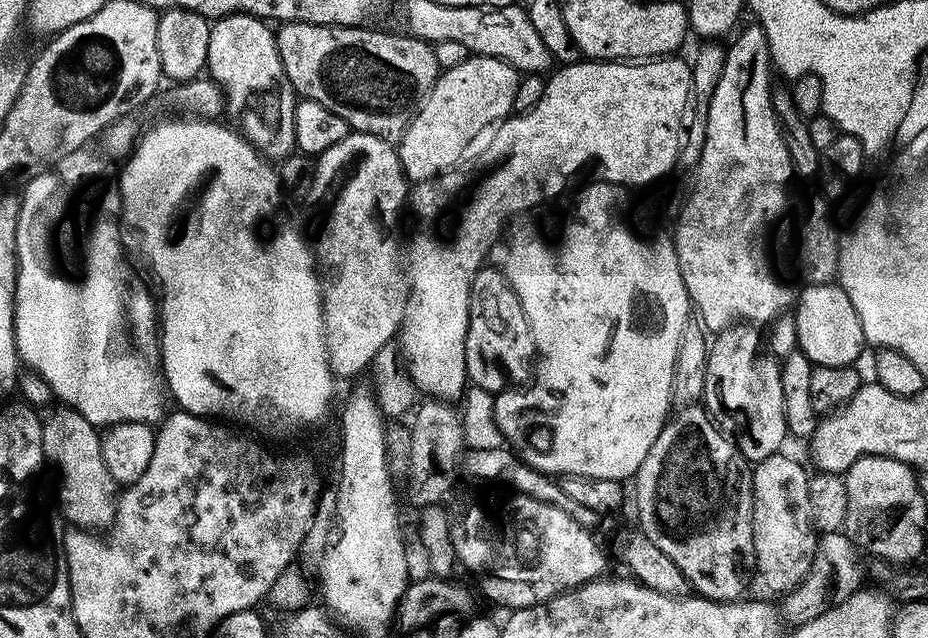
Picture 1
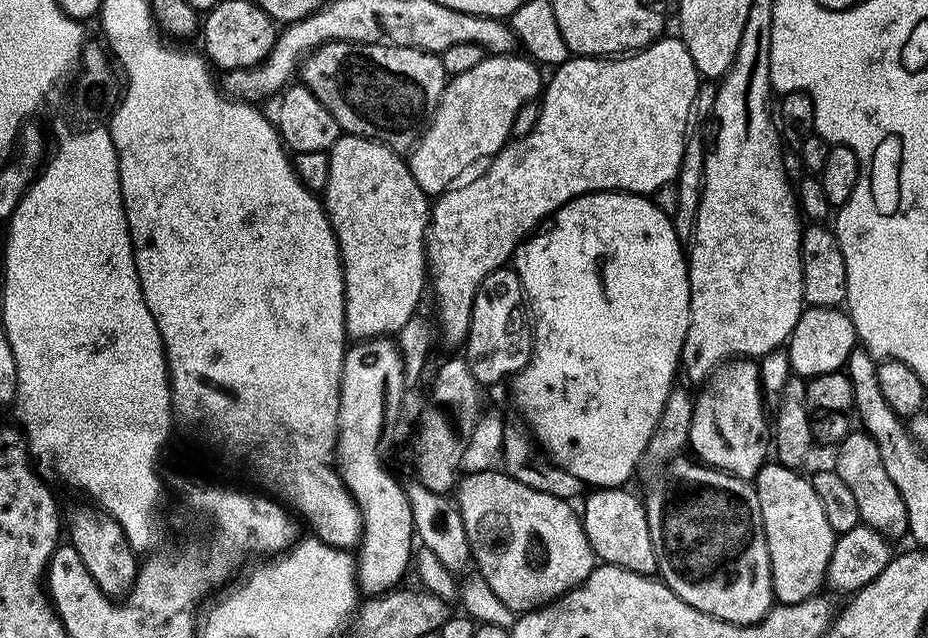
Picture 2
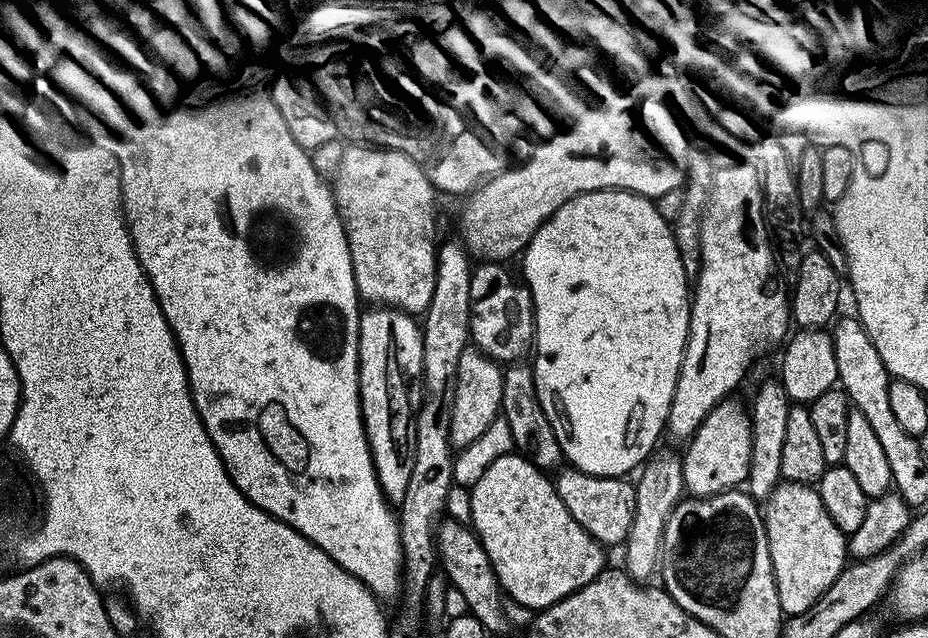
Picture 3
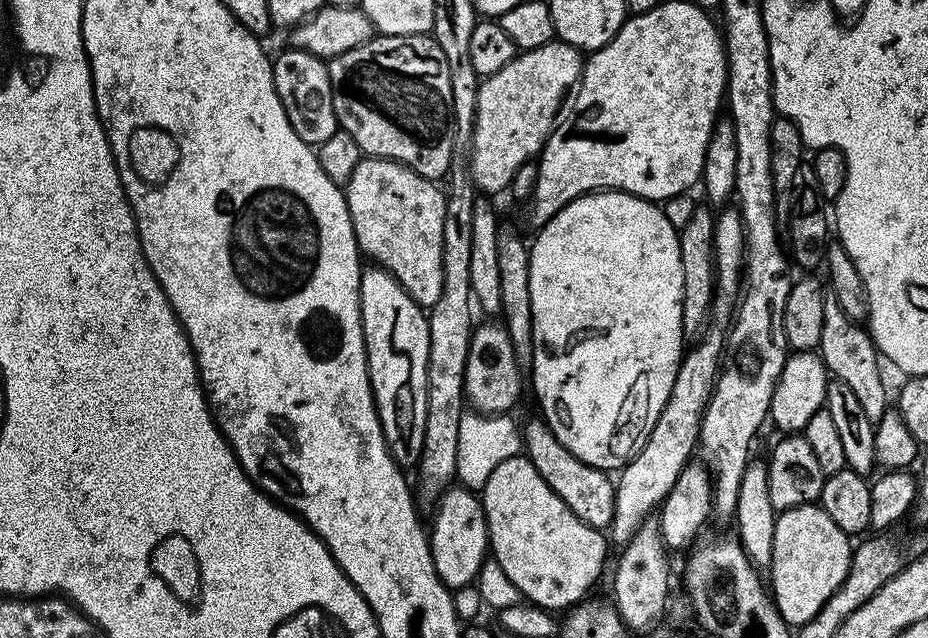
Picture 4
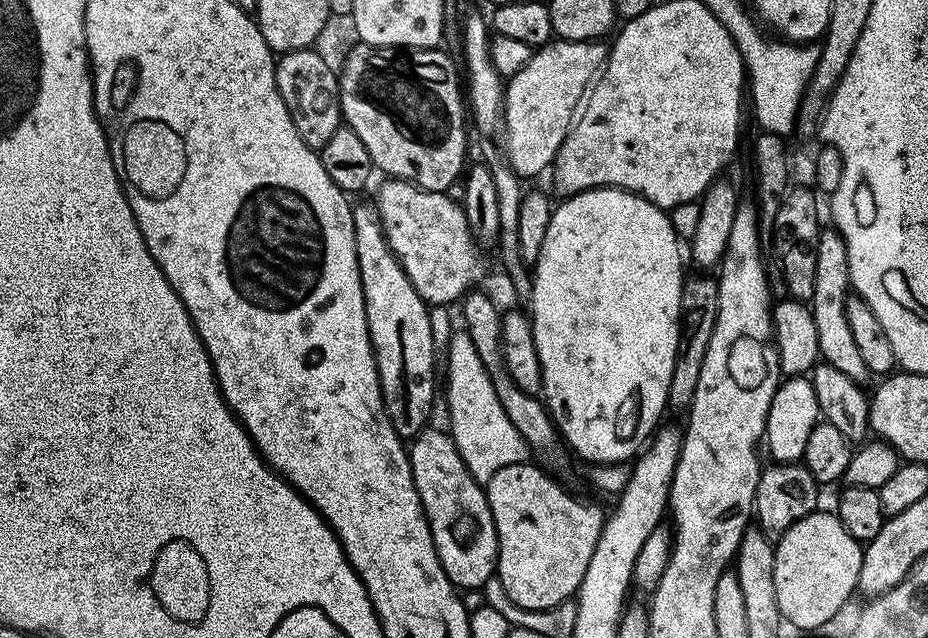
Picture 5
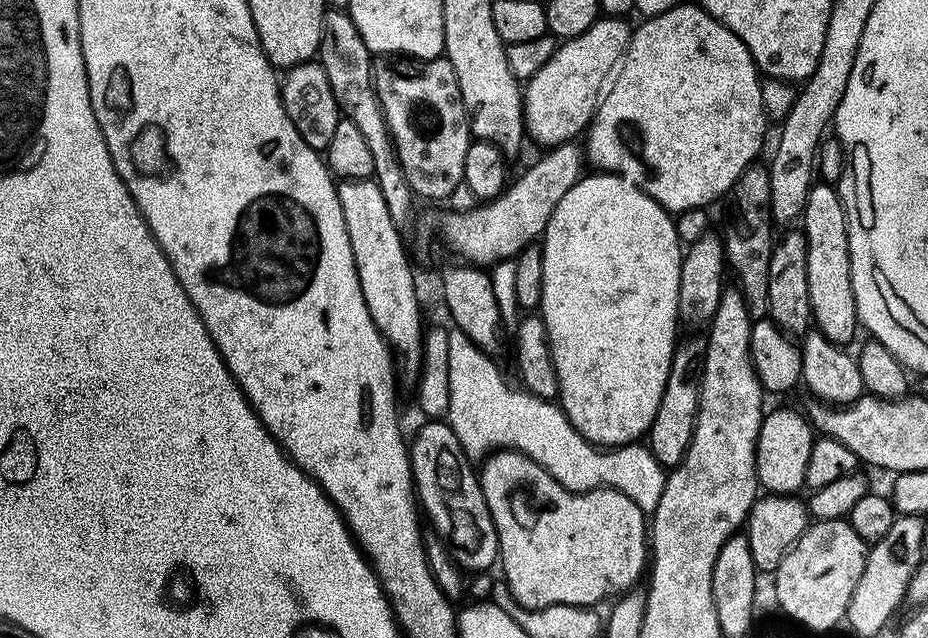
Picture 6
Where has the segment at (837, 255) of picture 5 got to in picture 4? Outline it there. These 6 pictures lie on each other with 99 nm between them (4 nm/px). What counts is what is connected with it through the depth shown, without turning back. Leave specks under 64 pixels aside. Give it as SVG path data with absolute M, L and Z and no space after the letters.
M830 294L824 297L824 321L818 355L824 361L824 367L835 379L846 382L846 386L854 390L866 418L873 422L880 420L890 406L888 388L884 385L883 374L880 373L882 357L871 335L857 321L848 317L842 306L838 306L838 302Z

